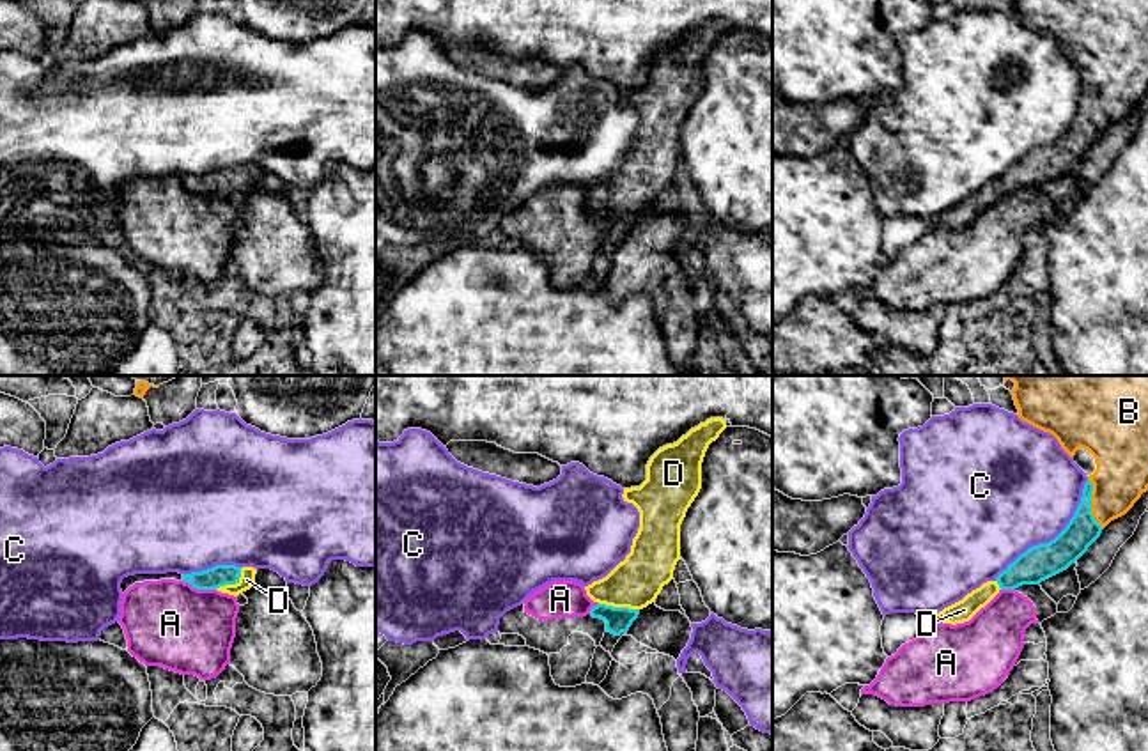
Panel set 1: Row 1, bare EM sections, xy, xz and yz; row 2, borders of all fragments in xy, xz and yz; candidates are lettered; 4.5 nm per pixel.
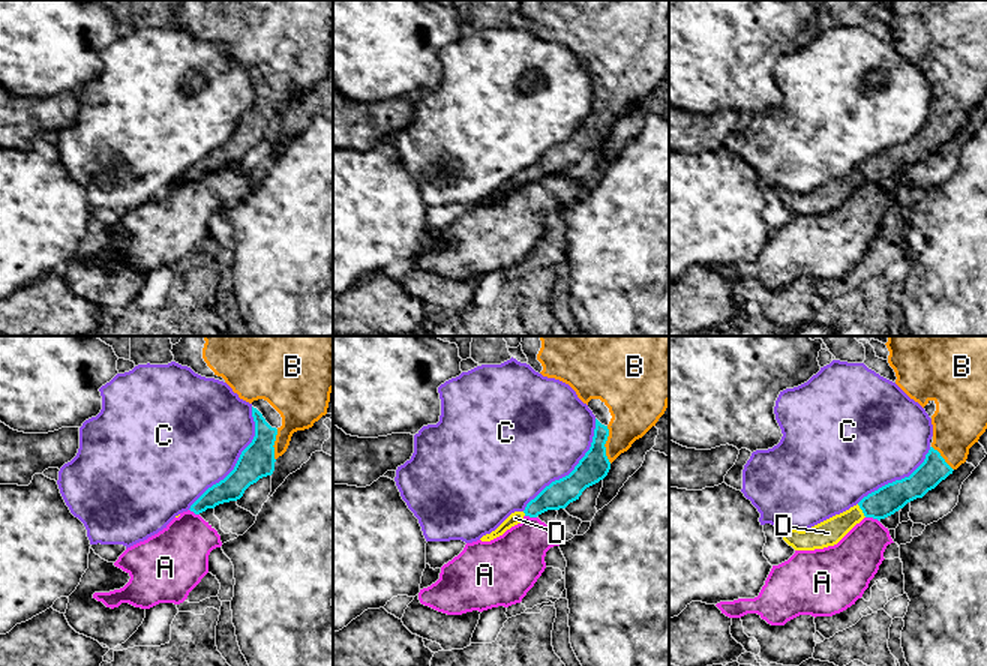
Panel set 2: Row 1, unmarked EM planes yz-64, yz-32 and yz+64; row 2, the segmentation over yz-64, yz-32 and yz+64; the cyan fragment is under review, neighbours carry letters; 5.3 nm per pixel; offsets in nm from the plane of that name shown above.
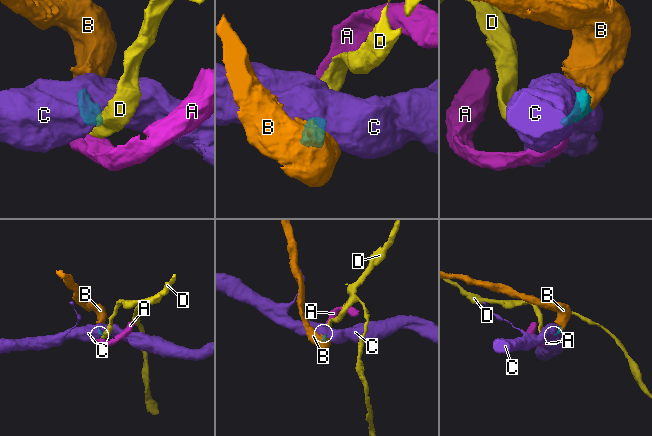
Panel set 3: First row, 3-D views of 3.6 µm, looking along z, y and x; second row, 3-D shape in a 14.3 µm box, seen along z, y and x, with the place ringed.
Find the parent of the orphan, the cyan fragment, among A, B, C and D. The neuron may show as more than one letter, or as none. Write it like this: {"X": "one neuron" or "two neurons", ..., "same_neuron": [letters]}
{"A": "two neurons", "B": "one neuron", "C": "two neurons", "D": "one neuron", "same_neuron": ["B", "D"]}

